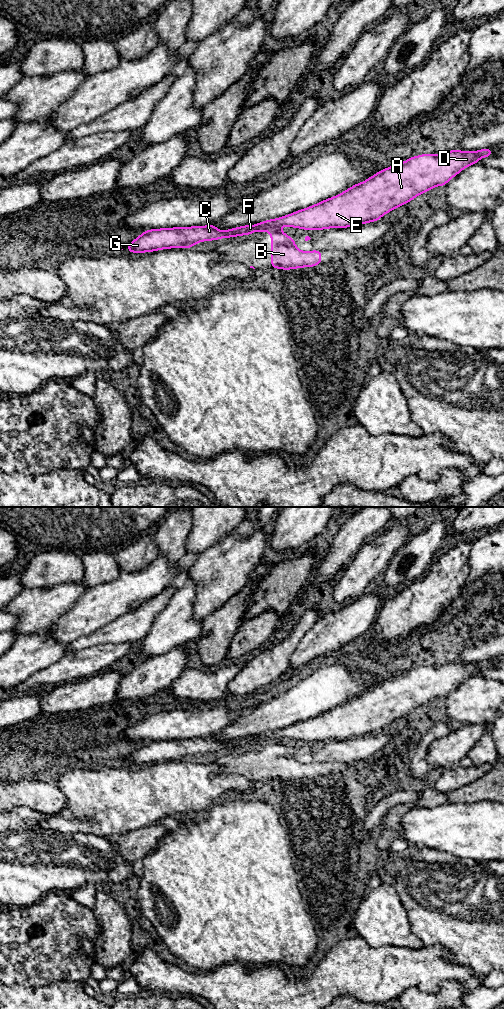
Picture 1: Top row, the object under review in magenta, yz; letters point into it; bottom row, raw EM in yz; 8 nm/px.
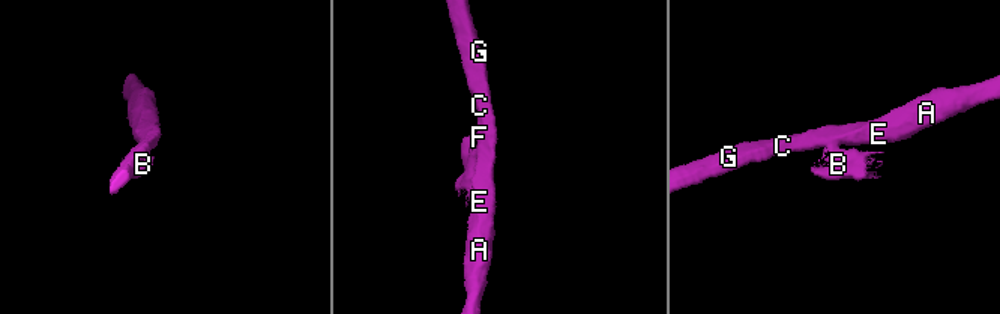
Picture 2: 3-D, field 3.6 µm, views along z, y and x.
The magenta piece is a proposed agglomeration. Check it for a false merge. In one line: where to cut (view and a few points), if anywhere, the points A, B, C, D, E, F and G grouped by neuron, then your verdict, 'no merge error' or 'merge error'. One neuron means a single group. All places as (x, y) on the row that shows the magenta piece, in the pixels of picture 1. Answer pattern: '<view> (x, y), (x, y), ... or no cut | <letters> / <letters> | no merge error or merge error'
yz (275, 228), (271, 231) | A C D E F G / B | merge error

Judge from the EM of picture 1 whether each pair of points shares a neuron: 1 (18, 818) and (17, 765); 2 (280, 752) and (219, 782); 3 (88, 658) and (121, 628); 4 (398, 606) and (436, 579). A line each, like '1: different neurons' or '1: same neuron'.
1: different neurons
2: different neurons
3: different neurons
4: same neuron

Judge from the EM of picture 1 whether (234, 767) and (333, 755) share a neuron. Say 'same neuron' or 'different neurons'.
different neurons

